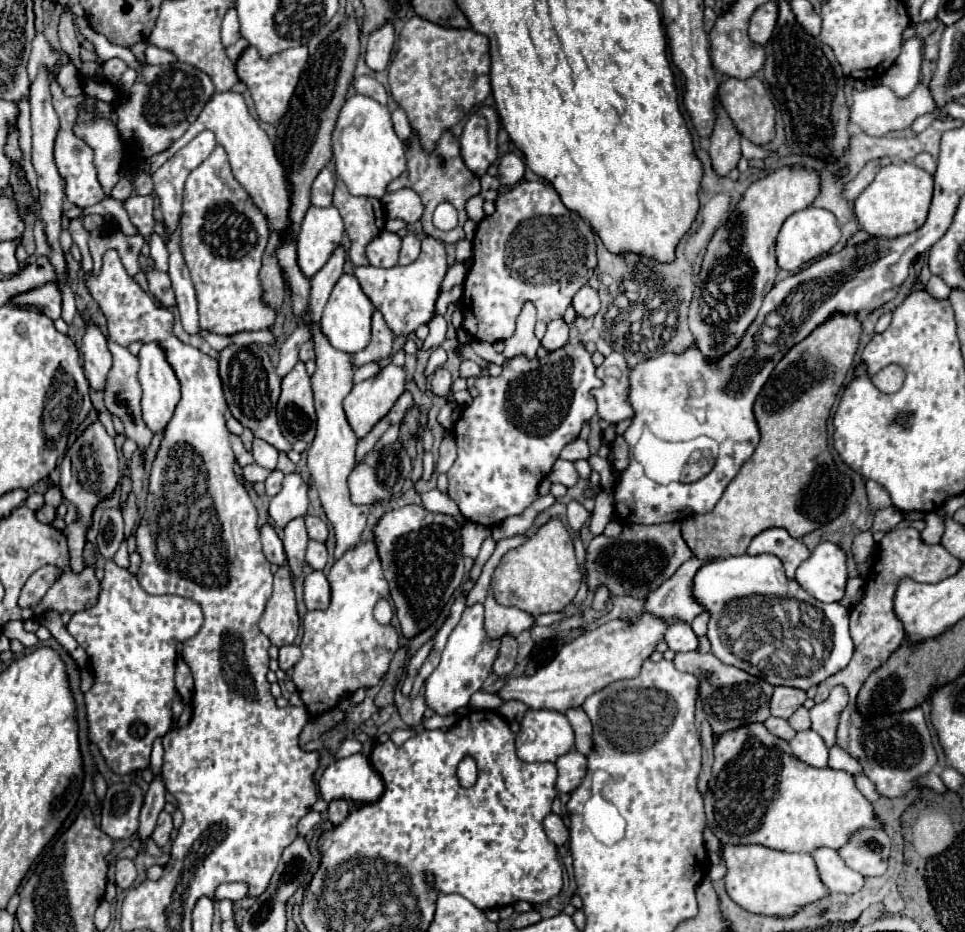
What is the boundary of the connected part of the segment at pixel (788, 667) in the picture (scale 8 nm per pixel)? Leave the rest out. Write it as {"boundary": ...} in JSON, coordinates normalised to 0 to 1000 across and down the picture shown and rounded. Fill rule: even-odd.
{"boundary":[[[764,595],[758,600],[739,600],[724,608],[718,619],[716,638],[735,658],[733,686],[737,701],[753,714],[774,720],[799,735],[816,735],[836,741],[840,735],[849,735],[863,722],[876,718],[884,705],[884,688],[880,681],[880,656],[869,647],[855,649],[842,643],[826,623],[813,619],[809,602],[803,595]],[[822,651],[828,651],[828,662],[822,662]],[[764,673],[772,673],[770,681],[764,681]]]}

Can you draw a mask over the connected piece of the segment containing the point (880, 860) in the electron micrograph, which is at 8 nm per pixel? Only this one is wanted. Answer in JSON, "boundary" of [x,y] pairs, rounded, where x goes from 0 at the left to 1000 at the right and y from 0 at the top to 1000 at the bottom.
{"boundary":[[[915,889],[884,892],[880,902],[867,911],[876,928],[896,941],[915,939],[919,935],[923,902]]]}

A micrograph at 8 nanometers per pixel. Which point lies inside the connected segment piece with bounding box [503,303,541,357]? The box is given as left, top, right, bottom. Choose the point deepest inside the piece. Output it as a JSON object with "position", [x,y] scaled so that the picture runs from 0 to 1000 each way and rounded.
{"position":[542,367]}

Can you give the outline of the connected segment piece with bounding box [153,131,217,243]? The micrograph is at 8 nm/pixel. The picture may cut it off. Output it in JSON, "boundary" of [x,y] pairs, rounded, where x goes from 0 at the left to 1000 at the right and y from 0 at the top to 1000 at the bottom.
{"boundary":[[[208,141],[200,151],[196,151],[190,160],[185,160],[179,168],[175,168],[169,179],[165,179],[165,183],[159,186],[159,196],[161,196],[161,209],[165,211],[165,220],[167,220],[167,226],[169,226],[169,239],[171,239],[171,254],[169,259],[173,261],[175,259],[175,252],[185,244],[185,233],[188,233],[188,216],[190,216],[190,198],[192,198],[192,192],[194,188],[206,179],[217,166],[219,162],[223,160],[225,151],[223,151],[223,145],[221,141]]]}

